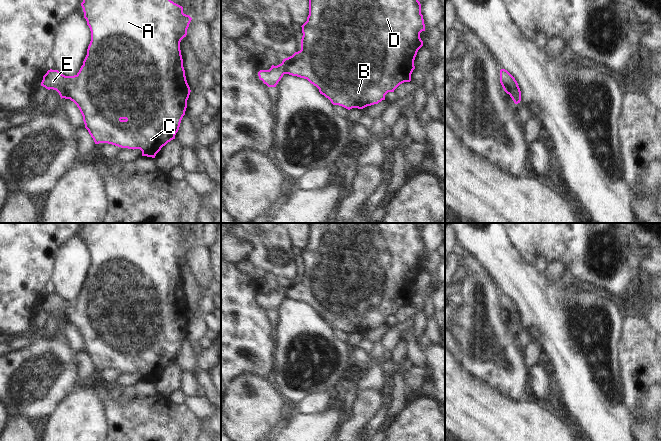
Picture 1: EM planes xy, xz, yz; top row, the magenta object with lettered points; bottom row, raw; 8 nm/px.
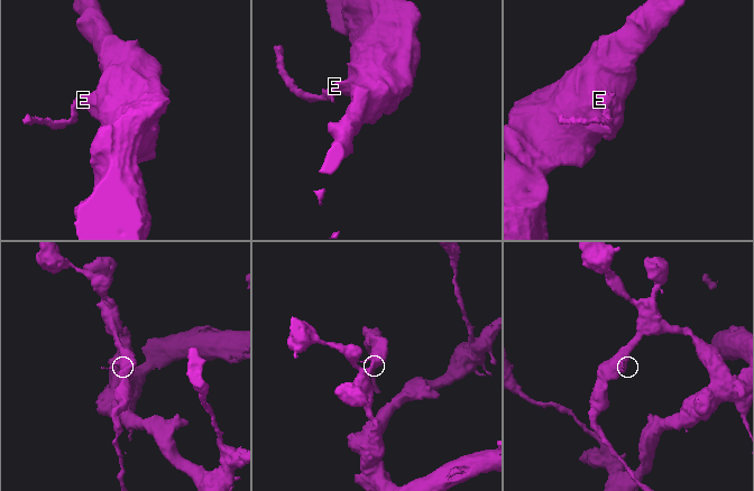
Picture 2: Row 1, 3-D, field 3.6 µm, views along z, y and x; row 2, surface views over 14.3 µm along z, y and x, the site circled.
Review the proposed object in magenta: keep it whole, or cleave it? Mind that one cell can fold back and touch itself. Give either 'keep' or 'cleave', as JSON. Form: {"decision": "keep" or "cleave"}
{"decision": "cleave"}

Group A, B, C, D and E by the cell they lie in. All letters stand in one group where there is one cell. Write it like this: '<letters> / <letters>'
A B C D / E

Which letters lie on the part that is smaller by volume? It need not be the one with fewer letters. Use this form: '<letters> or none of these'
E

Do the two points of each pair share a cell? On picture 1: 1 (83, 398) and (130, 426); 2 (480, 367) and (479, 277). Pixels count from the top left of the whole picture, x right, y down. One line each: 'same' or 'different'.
1: different
2: same

